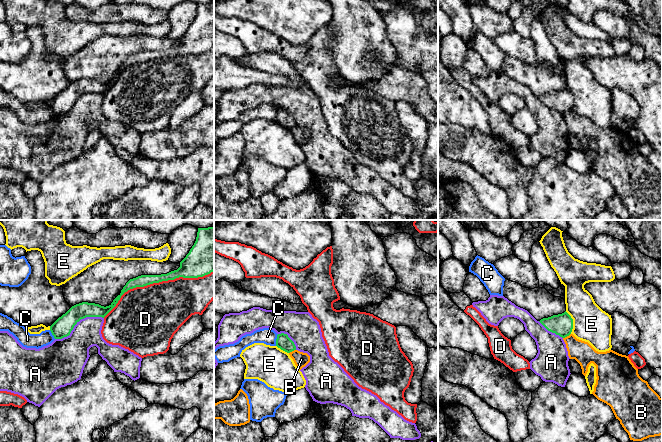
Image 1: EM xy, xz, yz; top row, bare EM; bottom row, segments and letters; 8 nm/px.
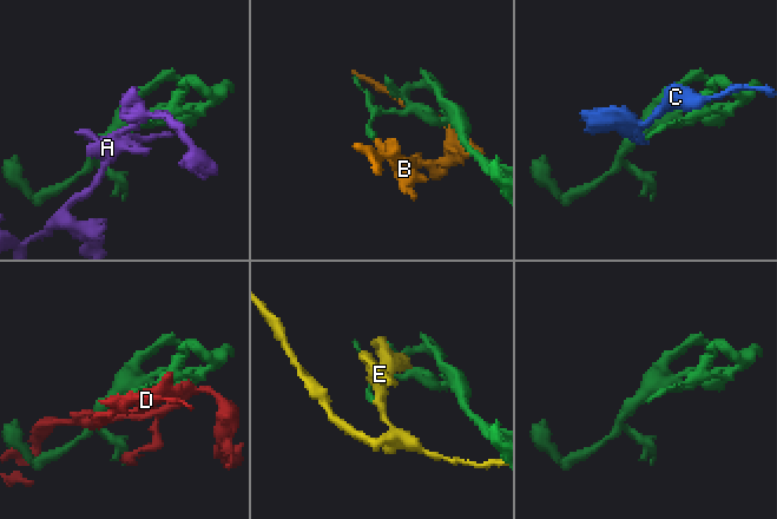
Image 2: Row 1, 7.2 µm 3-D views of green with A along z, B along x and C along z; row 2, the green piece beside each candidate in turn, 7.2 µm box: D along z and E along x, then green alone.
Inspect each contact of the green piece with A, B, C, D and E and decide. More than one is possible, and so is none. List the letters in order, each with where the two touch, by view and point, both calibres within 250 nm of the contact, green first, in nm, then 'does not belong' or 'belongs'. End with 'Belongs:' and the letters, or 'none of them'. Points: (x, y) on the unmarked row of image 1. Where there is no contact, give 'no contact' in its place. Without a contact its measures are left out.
A: xy (76, 99) | 160/280 nm | does not belong
B: yz (566, 112) | 180/170 nm | does not belong
C: xz (276, 116) | 120/130 nm | does not belong
D: xy (156, 58) | 110/460 nm | does not belong
E: yz (572, 98) | 180/300 nm | does not belong
Belongs: none of them

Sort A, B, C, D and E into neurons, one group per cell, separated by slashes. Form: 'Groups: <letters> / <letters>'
Groups: A / B / C / D / E

